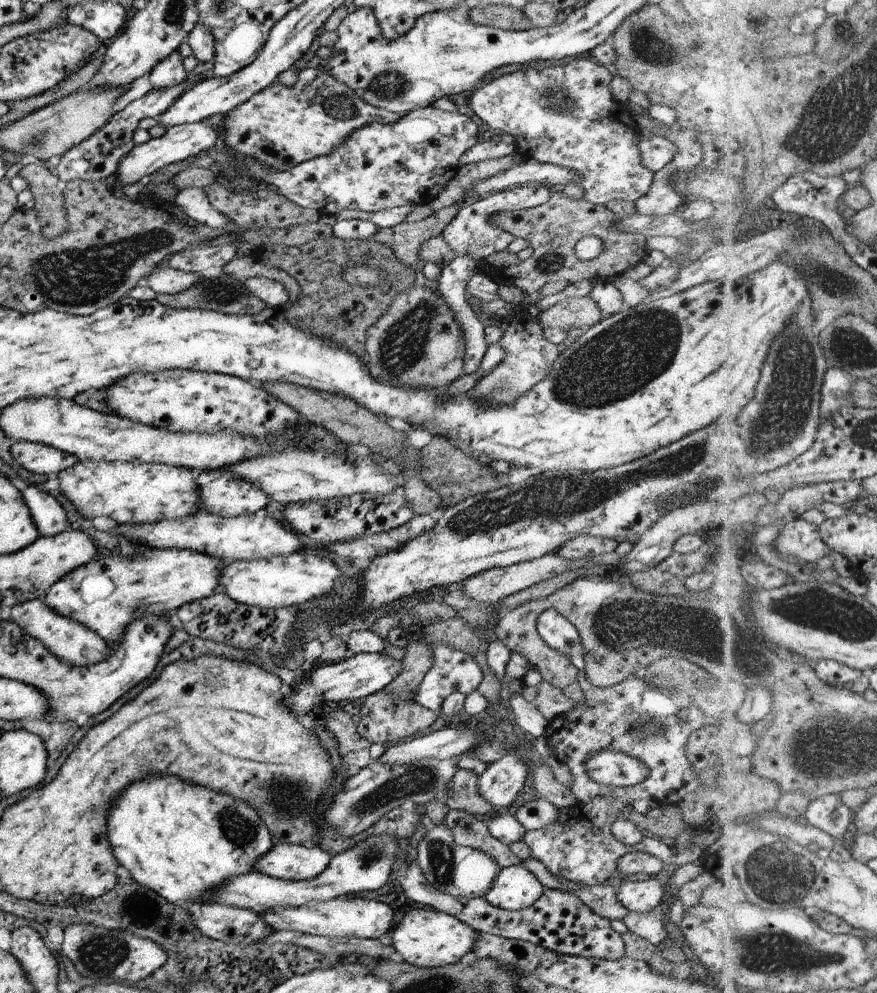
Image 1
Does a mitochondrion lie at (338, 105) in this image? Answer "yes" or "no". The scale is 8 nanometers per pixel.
yes

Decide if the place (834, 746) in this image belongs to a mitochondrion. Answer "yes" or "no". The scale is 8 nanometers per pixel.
yes

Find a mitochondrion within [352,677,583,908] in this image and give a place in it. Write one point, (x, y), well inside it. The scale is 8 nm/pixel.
(441, 860)

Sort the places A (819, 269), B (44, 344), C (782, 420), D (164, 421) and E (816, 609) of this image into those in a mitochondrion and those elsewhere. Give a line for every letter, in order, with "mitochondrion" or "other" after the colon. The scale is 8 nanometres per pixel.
A: mitochondrion
B: other
C: mitochondrion
D: other
E: mitochondrion

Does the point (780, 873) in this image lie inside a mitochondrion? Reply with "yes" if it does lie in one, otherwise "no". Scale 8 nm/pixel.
yes

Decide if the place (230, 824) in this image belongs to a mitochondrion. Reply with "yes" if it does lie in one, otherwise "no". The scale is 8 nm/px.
yes

